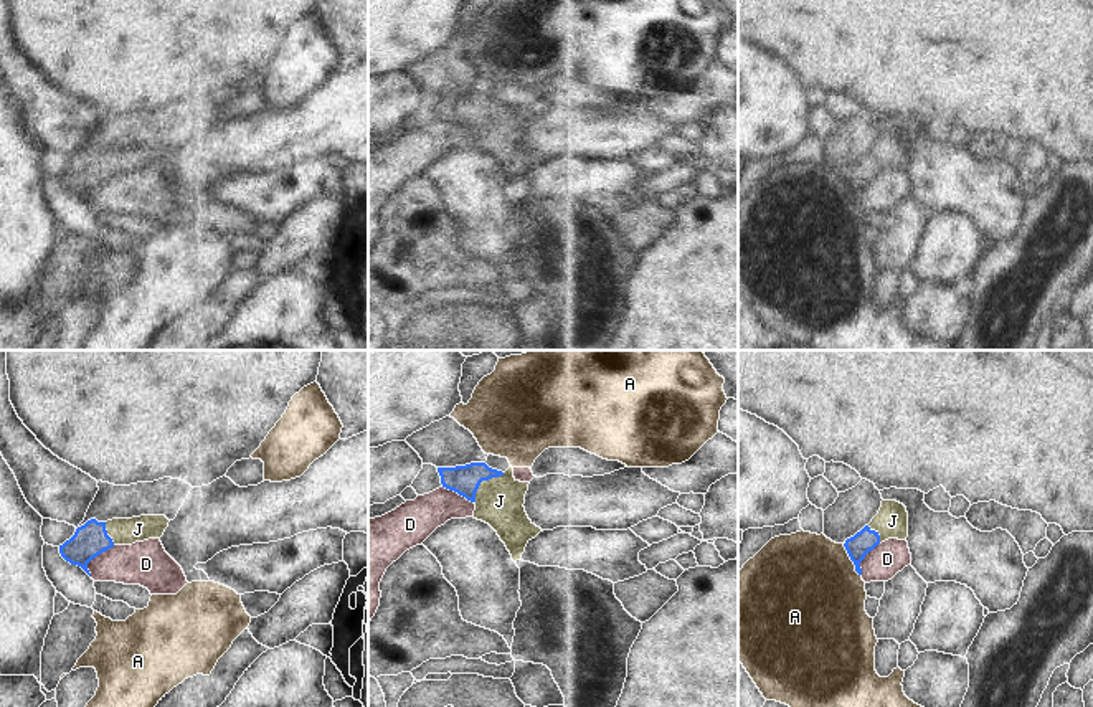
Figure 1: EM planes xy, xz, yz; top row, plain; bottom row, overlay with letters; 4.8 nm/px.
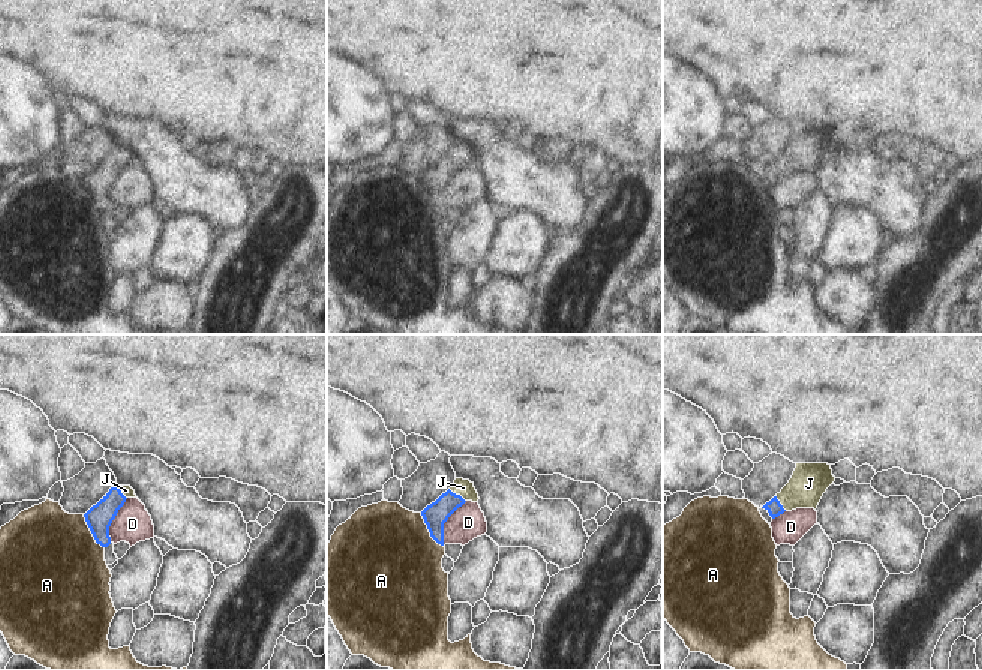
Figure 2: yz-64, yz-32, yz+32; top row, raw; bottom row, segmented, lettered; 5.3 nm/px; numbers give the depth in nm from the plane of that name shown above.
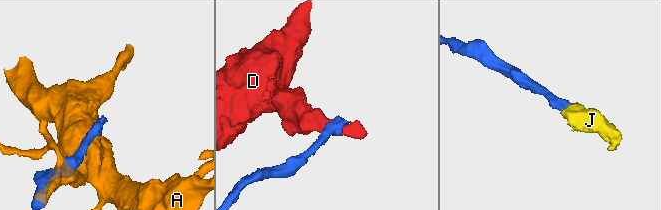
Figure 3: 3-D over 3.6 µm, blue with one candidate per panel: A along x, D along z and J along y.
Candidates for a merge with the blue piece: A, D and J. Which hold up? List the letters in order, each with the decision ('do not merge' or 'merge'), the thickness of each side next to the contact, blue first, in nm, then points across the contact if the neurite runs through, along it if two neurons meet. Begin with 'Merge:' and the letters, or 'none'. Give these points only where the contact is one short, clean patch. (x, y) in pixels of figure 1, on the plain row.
Merge: J
A: do not merge | 110/500 nm
D: do not merge | 160/220 nm | along xy (114, 175), (98, 184), (88, 194), (89, 205)
J: merge | 140/240 nm | across xz (464, 109), (482, 109), (499, 131)

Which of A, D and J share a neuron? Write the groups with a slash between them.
A / D / J

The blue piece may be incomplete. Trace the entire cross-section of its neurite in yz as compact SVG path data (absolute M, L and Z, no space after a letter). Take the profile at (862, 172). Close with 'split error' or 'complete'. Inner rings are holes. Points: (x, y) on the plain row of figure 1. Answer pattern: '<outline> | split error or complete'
M882 130L882 137L872 152L847 168L844 177L855 195L855 202L862 205L860 192L870 180L888 168L906 170L906 167L906 137L897 130Z | split error

